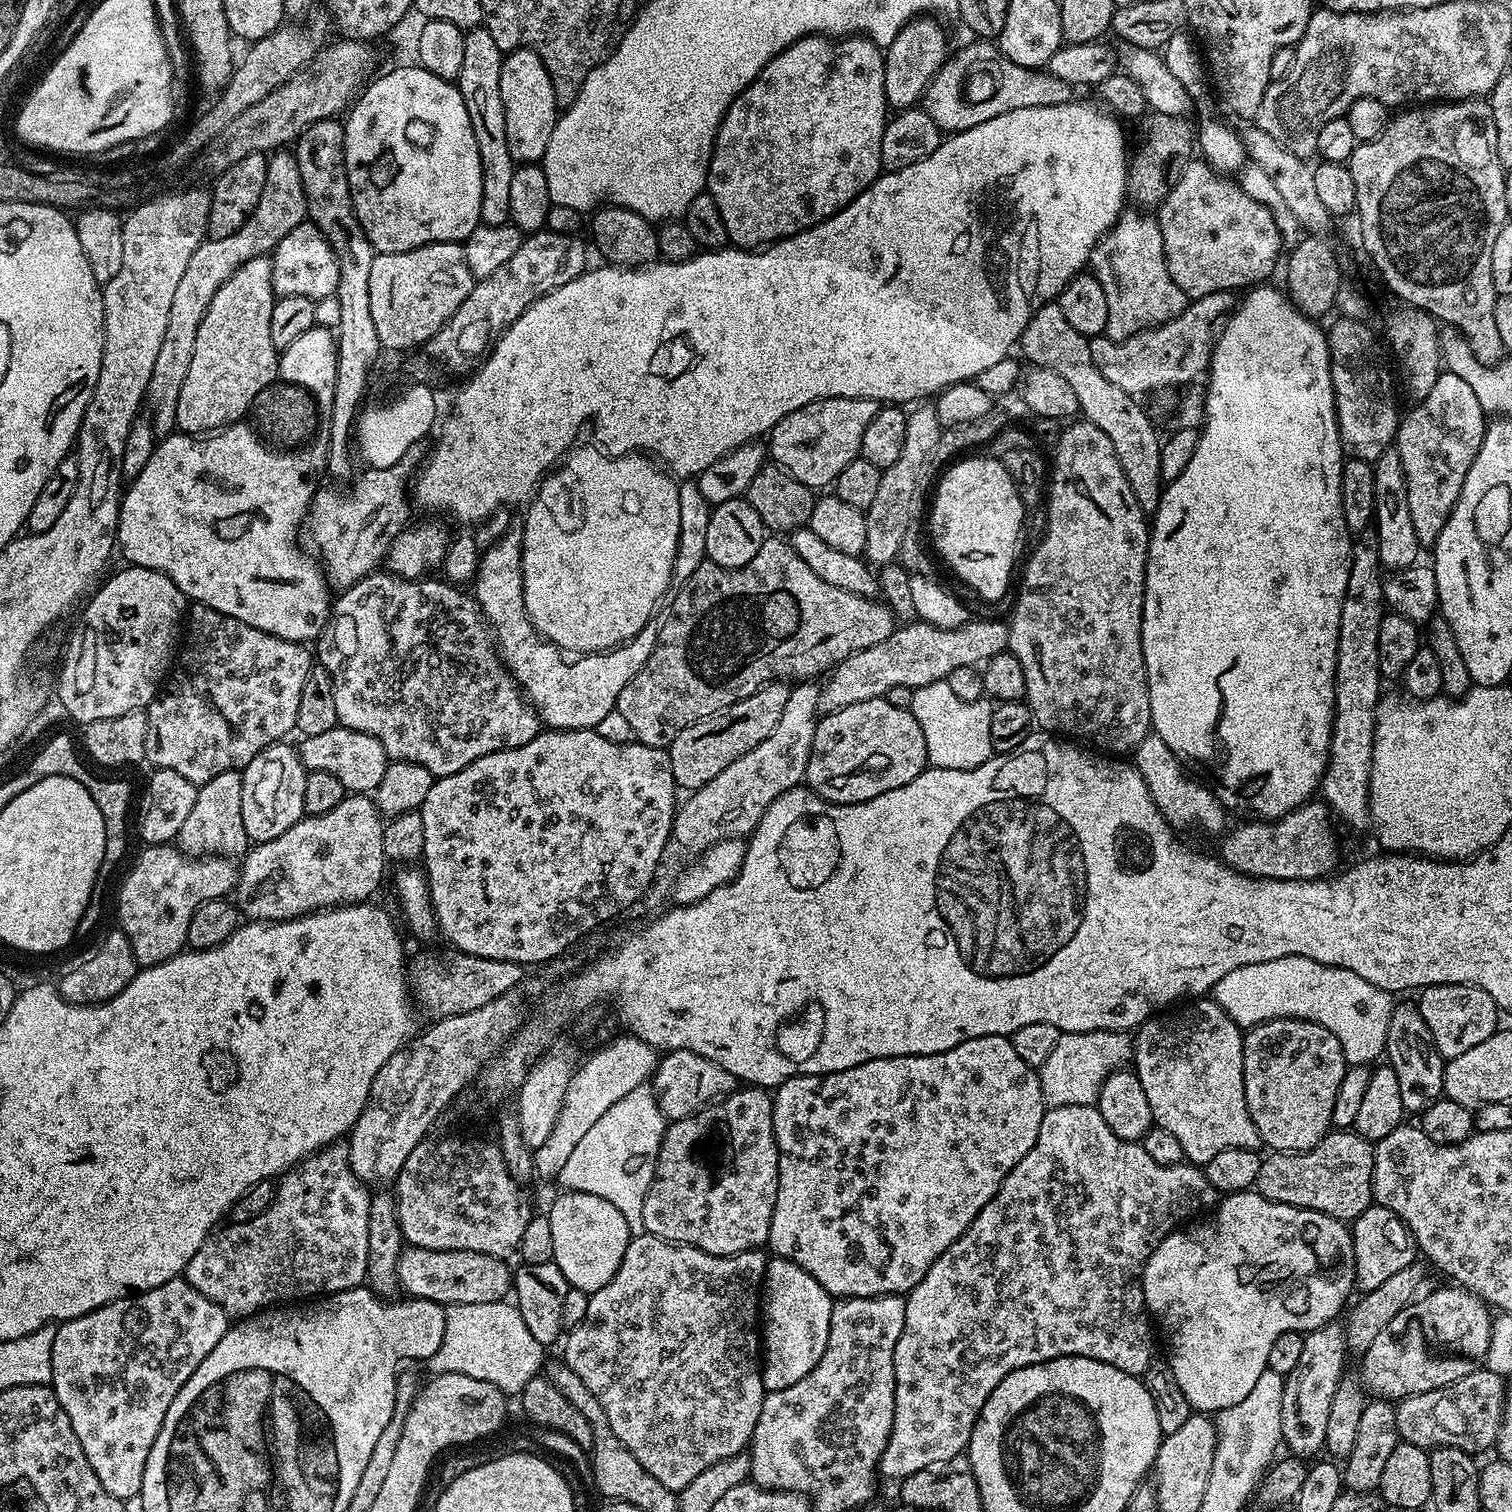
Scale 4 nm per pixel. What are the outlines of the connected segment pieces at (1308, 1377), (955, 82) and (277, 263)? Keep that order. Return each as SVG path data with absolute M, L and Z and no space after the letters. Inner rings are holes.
M1343 1323L1323 1324L1305 1335L1302 1355L1294 1365L1294 1370L1290 1370L1290 1374L1284 1377L1282 1390L1280 1438L1283 1447L1288 1447L1287 1451L1291 1455L1301 1458L1319 1457L1325 1451L1330 1406L1334 1403L1334 1390L1338 1390L1346 1375L1344 1359L1347 1356L1350 1356L1350 1349Z
M972 42L961 52L953 51L938 70L924 93L922 107L934 118L941 133L965 132L990 118L998 118L1010 110L1034 106L1058 106L1074 99L1073 85L1045 74L1039 68L1018 66L1010 62L992 42Z
M305 222L294 226L282 242L270 253L272 261L272 291L277 296L302 294L302 298L319 301L335 297L338 286L339 266L330 242L323 236L322 230L314 223Z

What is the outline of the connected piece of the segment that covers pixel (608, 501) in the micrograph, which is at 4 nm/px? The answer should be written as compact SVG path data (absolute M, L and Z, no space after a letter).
M576 446L571 449L563 457L562 463L555 470L548 473L543 480L540 481L530 503L527 505L528 513L524 516L524 528L522 527L522 596L526 602L526 614L530 618L530 622L536 627L539 636L543 636L549 644L556 645L557 648L568 654L595 654L597 652L606 652L610 648L619 648L621 644L625 644L627 640L633 640L635 636L639 636L641 632L649 627L648 619L656 612L656 603L669 595L668 588L672 584L672 571L674 570L674 560L676 551L678 550L678 540L680 538L680 523L682 522L681 511L678 510L678 494L680 493L680 484L655 459L649 458L644 454L620 454L617 460L611 460L608 456L603 456L596 448L580 448Z

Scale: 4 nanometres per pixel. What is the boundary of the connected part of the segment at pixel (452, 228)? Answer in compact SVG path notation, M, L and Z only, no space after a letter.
M393 67L389 71L385 76L377 75L361 91L347 113L348 120L343 121L345 168L349 176L349 190L352 192L353 208L356 211L357 220L361 223L366 238L369 239L377 253L409 252L427 244L463 242L480 223L480 207L482 206L482 162L478 158L478 142L474 142L474 126L470 126L470 114L466 114L466 102L462 98L459 87L453 81L438 78L438 74L430 74L430 70L422 67Z

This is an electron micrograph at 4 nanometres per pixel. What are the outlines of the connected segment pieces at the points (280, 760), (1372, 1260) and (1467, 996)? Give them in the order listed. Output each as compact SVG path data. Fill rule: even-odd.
M288 742L266 746L242 769L242 823L246 825L246 834L253 845L270 842L274 838L286 834L286 830L290 830L290 826L294 826L304 819L304 795L307 777L308 772L300 760L299 751L293 745L291 748Z
M1379 1206L1367 1208L1357 1220L1351 1221L1350 1231L1352 1233L1352 1245L1354 1246L1354 1266L1356 1267L1355 1287L1361 1293L1382 1286L1382 1282L1389 1280L1393 1274L1398 1274L1398 1270L1406 1270L1406 1266L1410 1266L1417 1259L1418 1249L1416 1239L1412 1237L1412 1231L1390 1210Z
M1435 984L1424 988L1419 996L1420 1013L1422 1018L1426 1018L1434 1046L1445 1061L1458 1058L1458 1054L1466 1054L1466 1050L1478 1046L1478 1042L1486 1042L1486 1038L1490 1038L1498 1030L1498 1009L1494 998L1490 998L1486 990L1468 984Z

